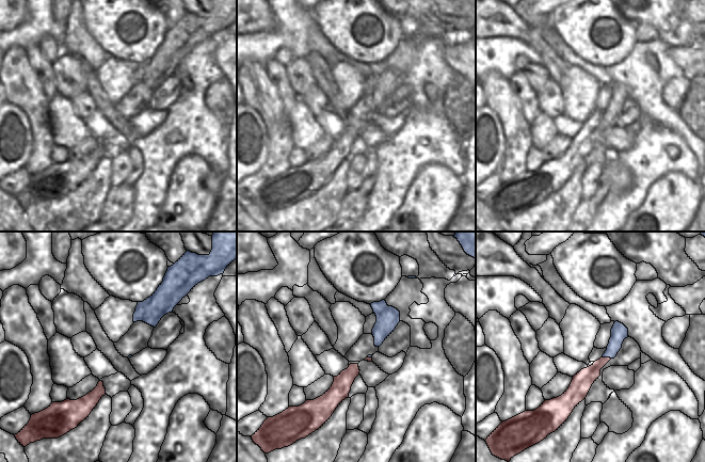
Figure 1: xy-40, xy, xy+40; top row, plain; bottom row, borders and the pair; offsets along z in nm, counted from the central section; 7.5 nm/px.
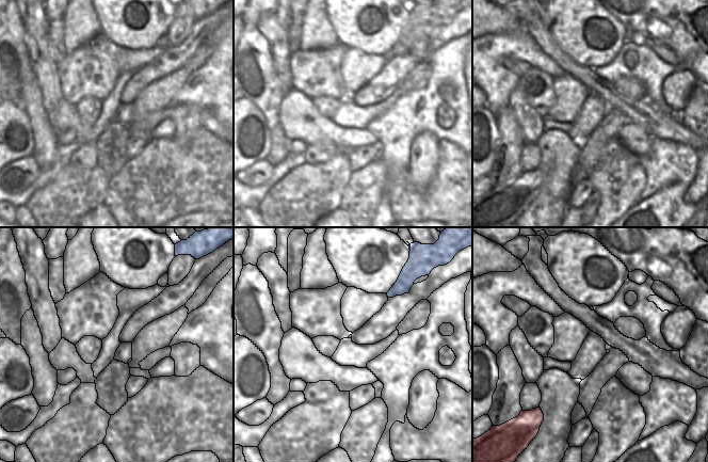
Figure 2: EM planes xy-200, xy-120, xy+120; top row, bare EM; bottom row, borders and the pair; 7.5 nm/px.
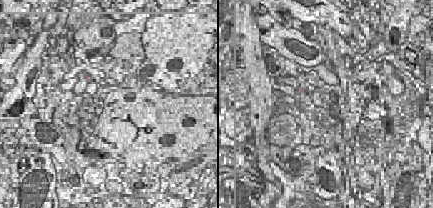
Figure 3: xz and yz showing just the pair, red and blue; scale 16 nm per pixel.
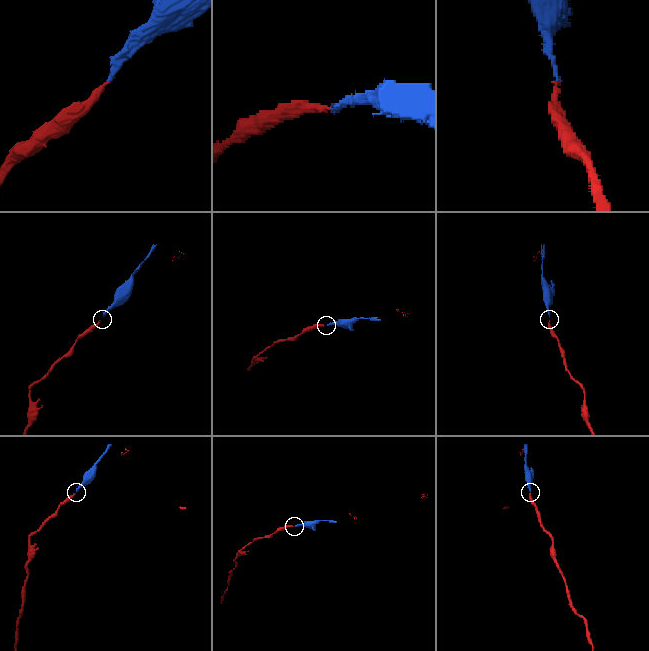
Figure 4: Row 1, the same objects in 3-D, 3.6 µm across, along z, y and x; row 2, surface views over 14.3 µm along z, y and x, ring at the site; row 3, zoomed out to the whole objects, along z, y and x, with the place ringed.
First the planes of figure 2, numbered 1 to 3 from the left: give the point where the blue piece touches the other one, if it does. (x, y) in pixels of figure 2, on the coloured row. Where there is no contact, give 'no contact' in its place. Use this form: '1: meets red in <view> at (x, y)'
1: no contact
2: no contact
3: no contact

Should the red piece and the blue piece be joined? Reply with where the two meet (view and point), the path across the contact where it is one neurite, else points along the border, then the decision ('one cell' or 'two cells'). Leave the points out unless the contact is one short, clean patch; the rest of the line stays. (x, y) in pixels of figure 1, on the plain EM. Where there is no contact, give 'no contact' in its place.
xy+40 (607, 118) | two cells

